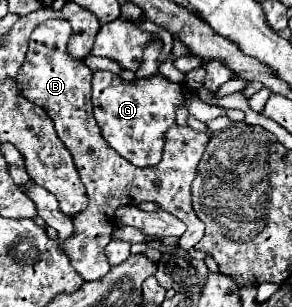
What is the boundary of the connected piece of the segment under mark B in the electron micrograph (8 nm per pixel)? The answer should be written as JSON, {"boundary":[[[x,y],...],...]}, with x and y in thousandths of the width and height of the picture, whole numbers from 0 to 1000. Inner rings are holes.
{"boundary":[[[175,62],[120,88],[86,212],[58,238],[58,290],[110,336],[147,349],[185,394],[202,453],[243,495],[257,541],[305,635],[305,668],[271,700],[250,707],[250,779],[223,792],[216,818],[243,844],[243,863],[291,915],[346,909],[380,870],[353,824],[360,798],[380,785],[387,759],[387,694],[414,668],[469,661],[538,661],[558,687],[599,700],[640,733],[640,752],[620,765],[620,811],[647,818],[695,772],[695,726],[654,681],[654,596],[675,570],[675,537],[716,466],[709,433],[661,427],[654,414],[592,407],[565,433],[565,492],[545,537],[524,544],[462,544],[442,524],[414,518],[366,459],[346,446],[346,427],[318,388],[312,336],[312,225],[271,192],[229,179],[229,134],[243,121],[243,81],[223,62]]]}

